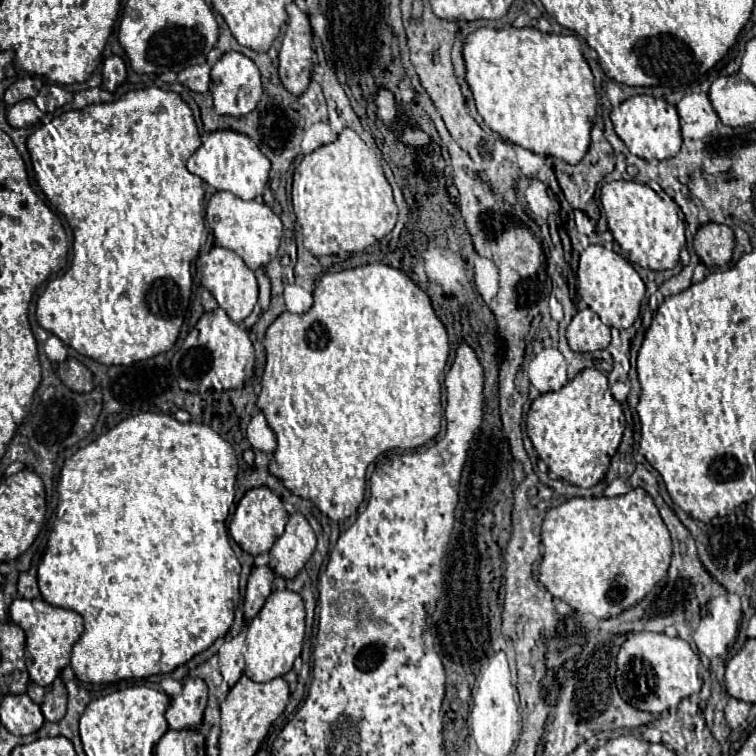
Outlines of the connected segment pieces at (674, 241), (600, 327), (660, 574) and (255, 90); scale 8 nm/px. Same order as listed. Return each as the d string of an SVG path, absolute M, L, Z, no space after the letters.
M613 181L613 183L605 183L601 187L601 197L599 199L601 199L601 205L603 205L605 215L607 215L609 231L613 233L615 241L619 243L623 255L629 261L633 261L641 267L649 267L649 269L673 269L677 265L679 251L685 247L685 221L679 205L671 197L666 193L663 196L655 193L645 183Z
M591 309L577 311L567 327L567 341L573 351L587 353L605 349L611 341L609 327Z
M641 487L629 489L629 493L619 497L573 497L549 509L541 527L541 543L545 553L539 565L539 583L579 615L593 615L597 619L617 617L639 603L667 575L673 547L651 495Z
M229 51L229 53L221 55L221 59L211 69L211 93L213 93L213 109L217 115L243 117L243 115L251 113L257 107L257 103L261 101L263 89L261 89L259 69L243 53Z

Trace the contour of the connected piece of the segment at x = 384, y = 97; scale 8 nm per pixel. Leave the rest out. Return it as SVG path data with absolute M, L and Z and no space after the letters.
M381 89L377 93L377 115L387 125L393 125L397 121L397 103L389 89Z

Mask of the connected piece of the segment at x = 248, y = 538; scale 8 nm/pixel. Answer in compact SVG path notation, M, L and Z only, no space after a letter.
M255 487L255 489L249 489L243 495L243 499L239 501L237 511L229 525L229 533L243 551L247 551L251 555L259 555L259 553L269 551L273 547L273 543L281 537L281 533L287 525L287 519L289 519L289 515L287 515L281 499L269 487Z

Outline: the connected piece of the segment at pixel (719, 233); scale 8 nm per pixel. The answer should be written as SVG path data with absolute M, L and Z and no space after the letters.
M711 221L701 225L693 239L695 253L707 267L727 265L731 261L733 243L735 243L735 237L733 237L731 227L711 223Z

